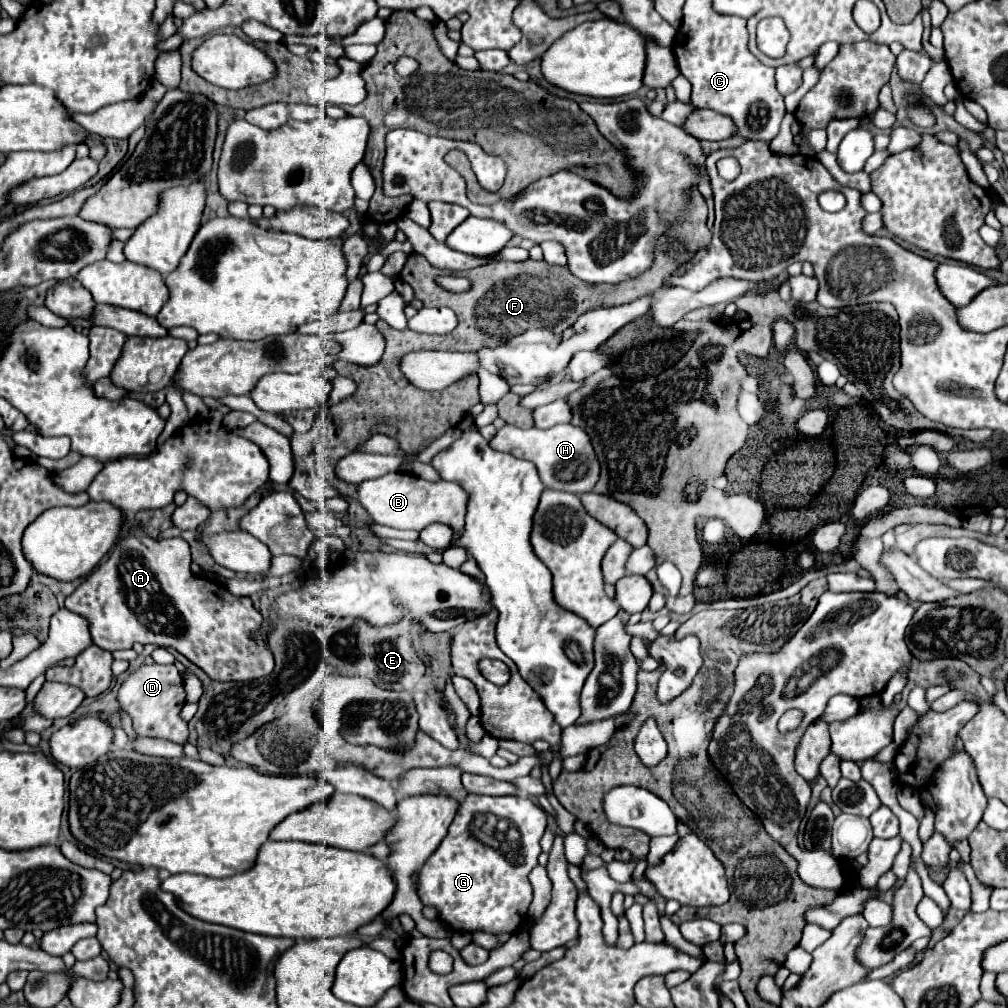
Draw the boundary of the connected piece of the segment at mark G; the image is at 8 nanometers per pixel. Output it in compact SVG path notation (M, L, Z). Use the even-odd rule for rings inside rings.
M468 794L458 806L458 812L448 828L446 838L436 852L416 874L416 890L424 906L436 906L440 918L454 930L514 934L532 902L532 886L528 882L530 870L538 864L540 838L546 830L546 812L536 806L528 796L476 796Z

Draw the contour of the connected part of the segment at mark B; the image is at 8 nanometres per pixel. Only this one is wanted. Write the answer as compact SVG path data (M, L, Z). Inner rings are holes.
M390 472L374 480L364 480L358 484L358 502L366 508L370 518L378 524L392 526L398 530L422 530L432 522L450 524L460 530L464 526L466 500L468 494L454 482L428 482L420 476L406 472Z

